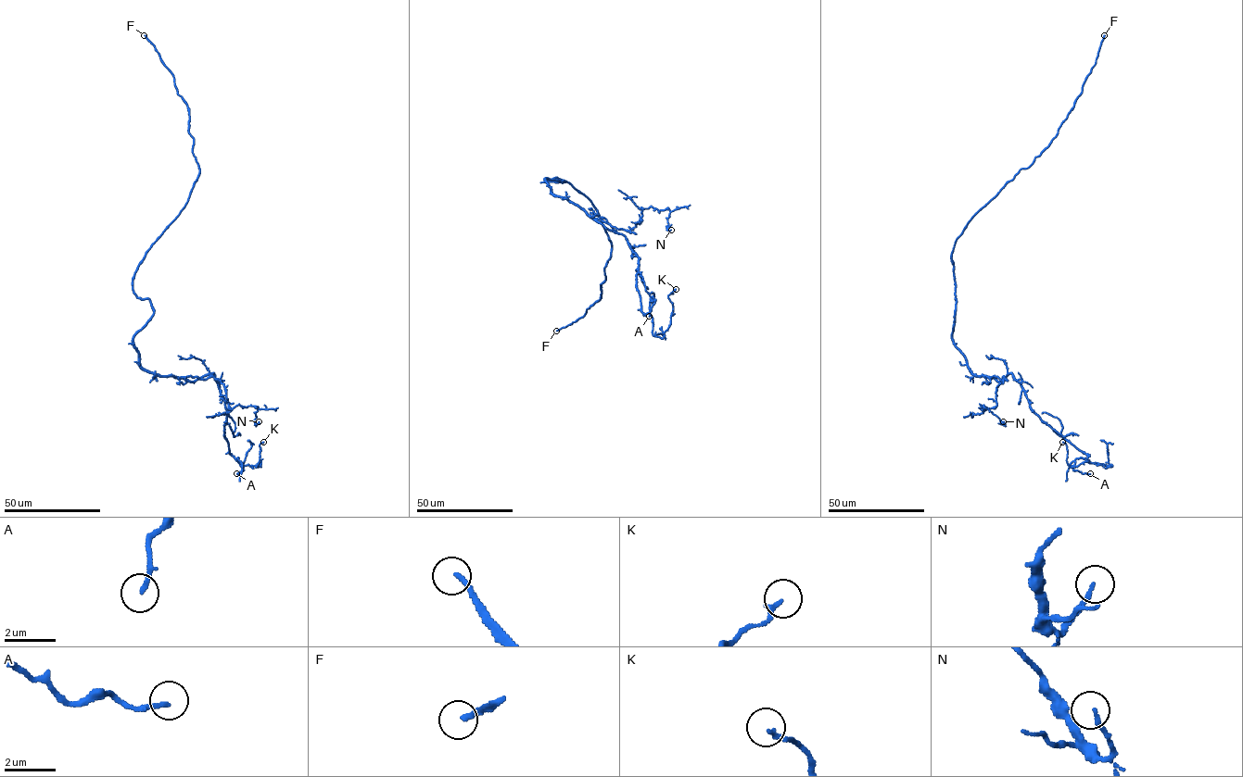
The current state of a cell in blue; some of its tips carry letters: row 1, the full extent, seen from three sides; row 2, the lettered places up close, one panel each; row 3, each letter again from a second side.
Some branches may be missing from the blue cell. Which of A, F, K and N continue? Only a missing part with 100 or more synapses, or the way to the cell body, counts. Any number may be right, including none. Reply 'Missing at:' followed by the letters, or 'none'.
Missing at: F

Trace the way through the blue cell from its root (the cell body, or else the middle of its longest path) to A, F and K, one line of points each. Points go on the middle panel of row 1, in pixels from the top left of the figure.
A: (561, 181), (545, 179), (554, 195), (626, 238), (638, 257), (640, 311), (647, 314), (655, 299), (649, 316)
F: (561, 181), (544, 181), (567, 181), (591, 202), (611, 256), (601, 298), (556, 331)
K: (561, 181), (545, 179), (554, 195), (622, 234), (637, 256), (640, 311), (661, 338), (676, 289)

